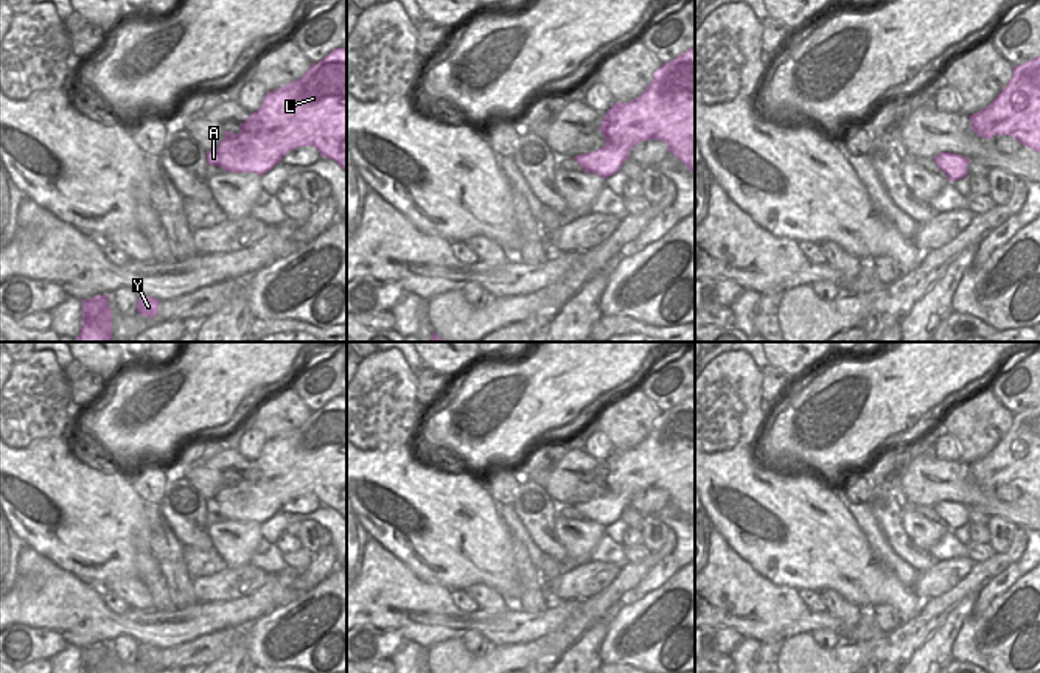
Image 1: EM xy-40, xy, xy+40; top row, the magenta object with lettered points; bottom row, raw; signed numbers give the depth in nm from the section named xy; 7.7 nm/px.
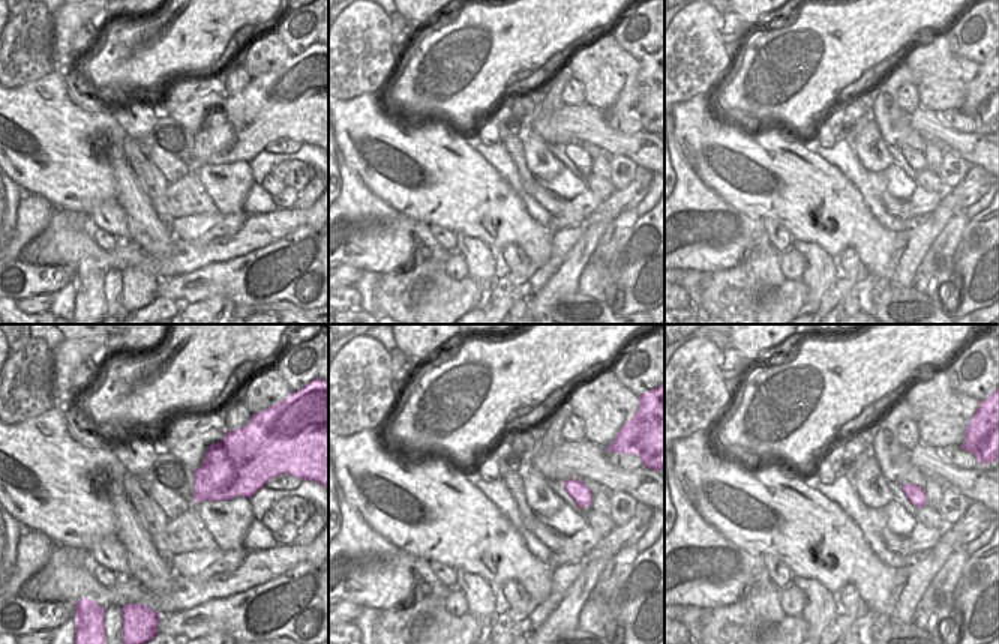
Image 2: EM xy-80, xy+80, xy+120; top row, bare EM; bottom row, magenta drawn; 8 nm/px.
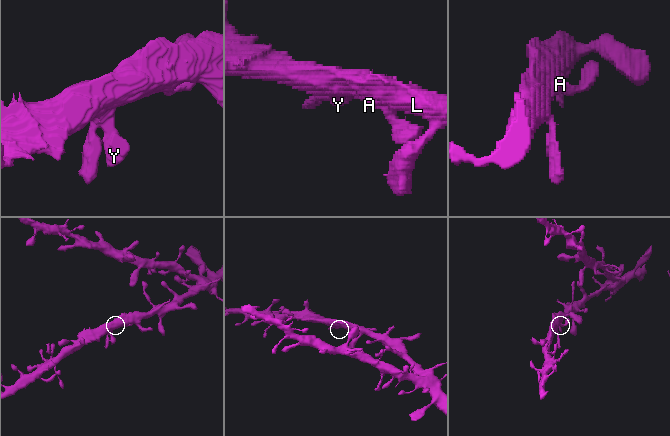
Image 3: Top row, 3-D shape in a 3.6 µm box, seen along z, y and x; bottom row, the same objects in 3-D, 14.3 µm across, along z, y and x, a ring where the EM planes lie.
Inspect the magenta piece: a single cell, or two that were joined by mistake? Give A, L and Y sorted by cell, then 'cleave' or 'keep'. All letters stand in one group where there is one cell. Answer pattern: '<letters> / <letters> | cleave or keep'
A L Y | keep

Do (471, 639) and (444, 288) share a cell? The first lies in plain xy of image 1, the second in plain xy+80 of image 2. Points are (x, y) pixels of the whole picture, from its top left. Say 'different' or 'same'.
different

